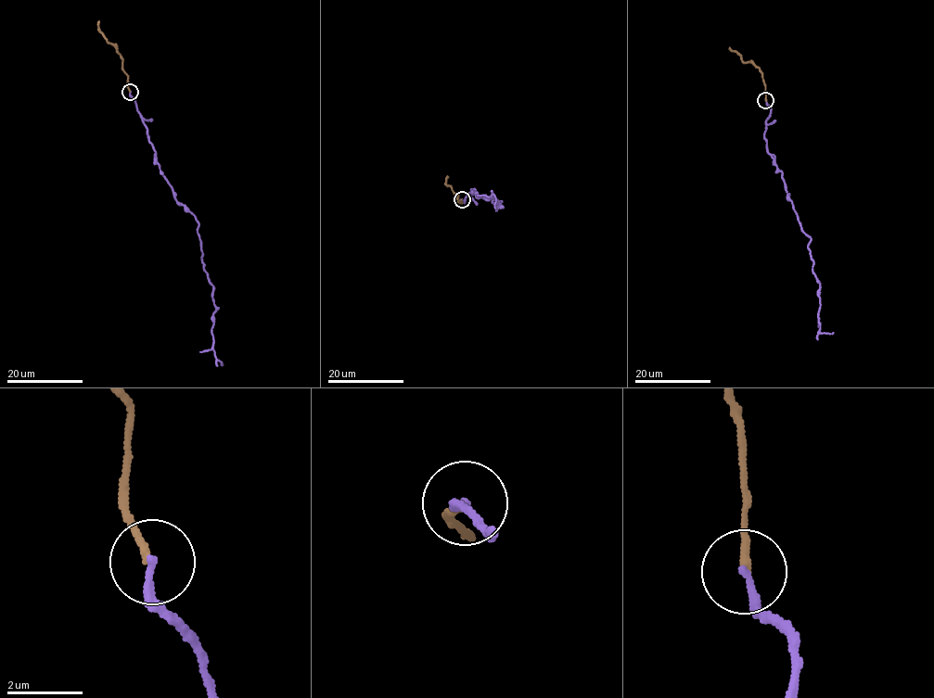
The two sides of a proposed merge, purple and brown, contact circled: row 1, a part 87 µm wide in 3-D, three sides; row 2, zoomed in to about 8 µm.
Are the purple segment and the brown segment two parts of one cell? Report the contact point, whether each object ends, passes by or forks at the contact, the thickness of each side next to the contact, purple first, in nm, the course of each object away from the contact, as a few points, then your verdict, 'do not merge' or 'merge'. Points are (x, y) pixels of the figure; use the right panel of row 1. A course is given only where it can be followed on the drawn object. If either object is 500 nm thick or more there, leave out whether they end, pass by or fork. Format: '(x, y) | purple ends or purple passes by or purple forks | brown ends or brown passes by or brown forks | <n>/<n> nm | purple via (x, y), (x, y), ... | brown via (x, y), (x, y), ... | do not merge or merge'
(765, 100) | purple ends | brown ends | 200/200 nm | purple via (766, 100), (766, 147), (800, 229), (811, 238), (818, 332), (834, 333) | brown via (766, 100), (761, 71), (751, 62), (743, 60), (729, 47) | merge

